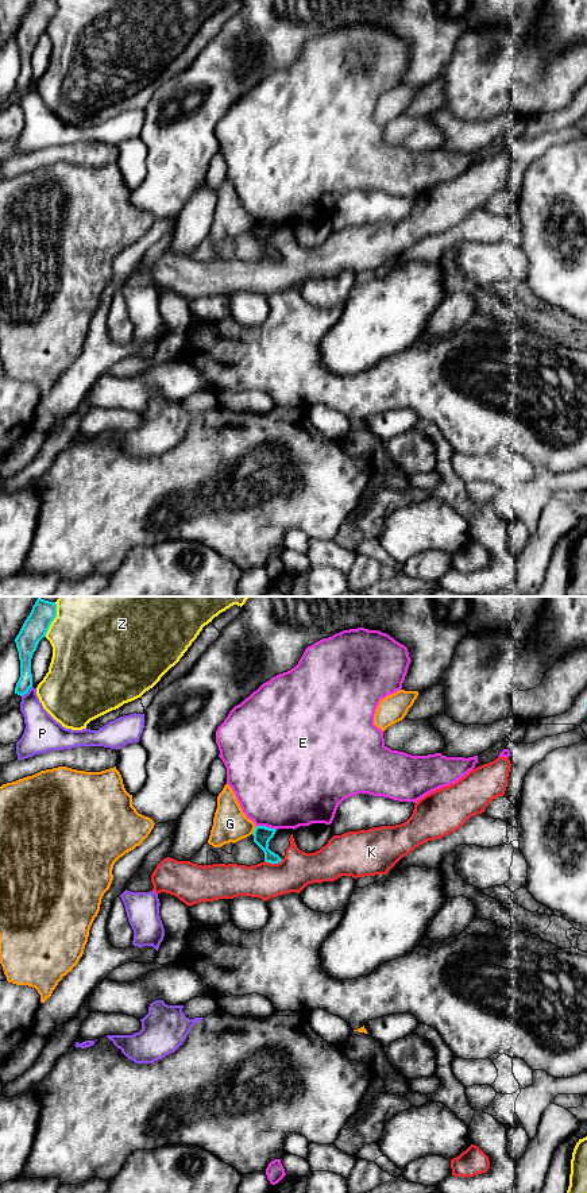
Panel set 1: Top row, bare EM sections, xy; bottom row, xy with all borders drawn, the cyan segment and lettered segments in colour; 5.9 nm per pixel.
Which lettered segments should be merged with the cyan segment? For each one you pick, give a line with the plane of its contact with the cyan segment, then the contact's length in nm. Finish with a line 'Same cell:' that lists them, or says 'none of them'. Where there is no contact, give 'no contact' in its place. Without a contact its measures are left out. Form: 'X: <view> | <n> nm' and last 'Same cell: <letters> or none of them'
Same cell: none of them

